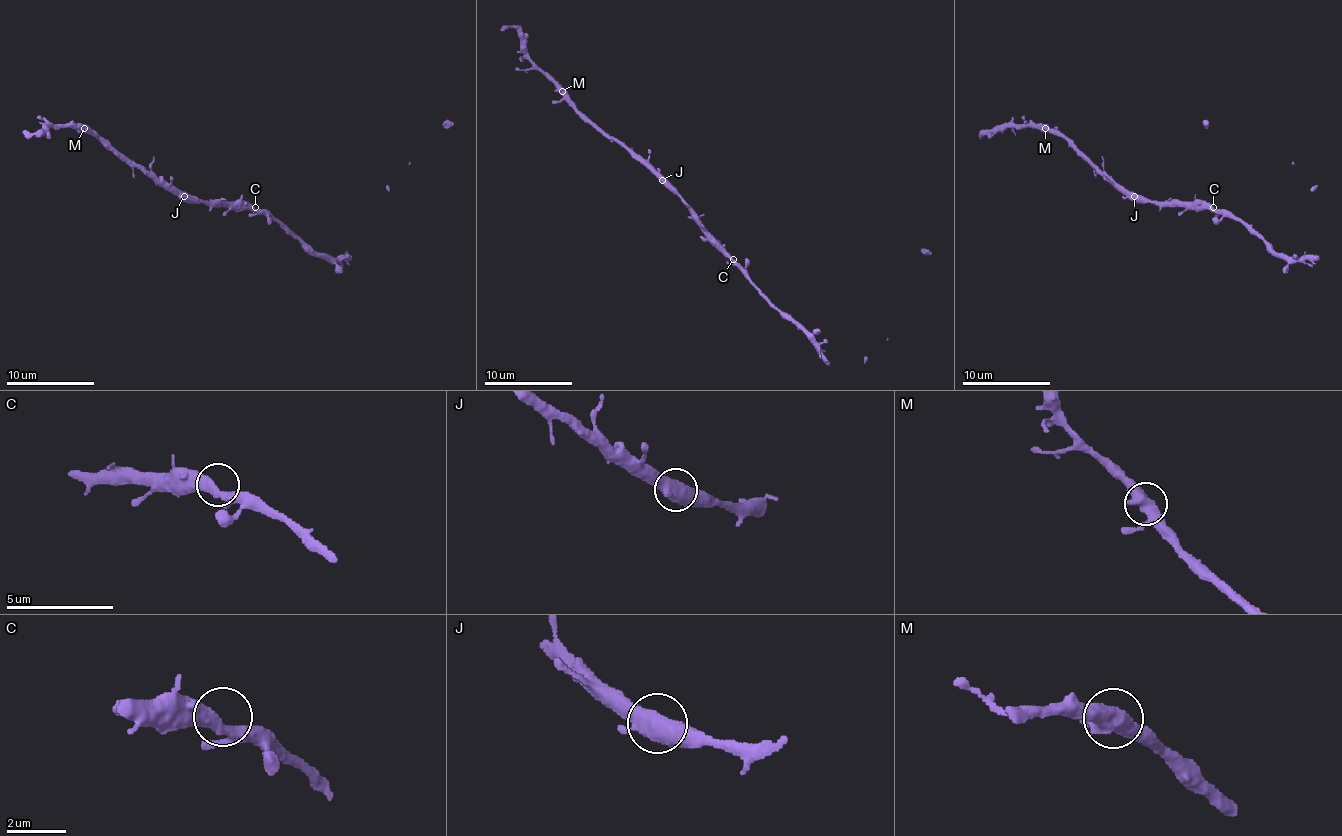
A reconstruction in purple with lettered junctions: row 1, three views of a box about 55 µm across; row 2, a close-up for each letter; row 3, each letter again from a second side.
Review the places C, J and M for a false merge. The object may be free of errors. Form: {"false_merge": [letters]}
{"false_merge": []}

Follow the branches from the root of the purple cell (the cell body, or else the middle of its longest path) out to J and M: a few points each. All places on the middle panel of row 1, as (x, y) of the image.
J: (733, 257), (662, 180)
M: (733, 257), (673, 191), (622, 147), (602, 135), (563, 91)

